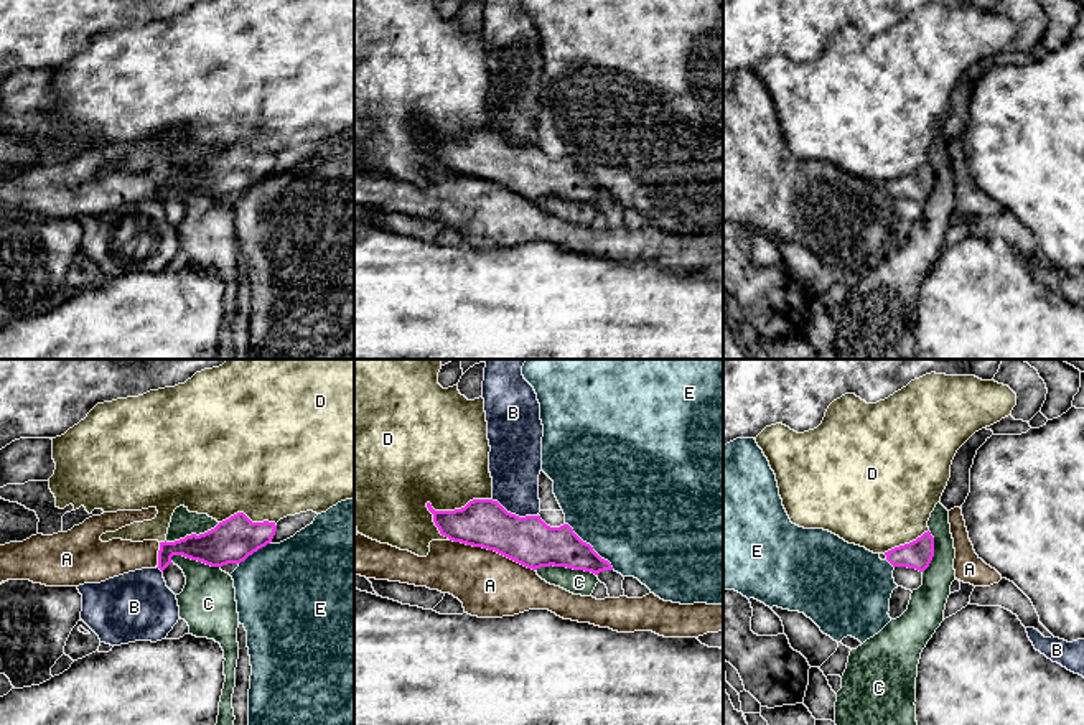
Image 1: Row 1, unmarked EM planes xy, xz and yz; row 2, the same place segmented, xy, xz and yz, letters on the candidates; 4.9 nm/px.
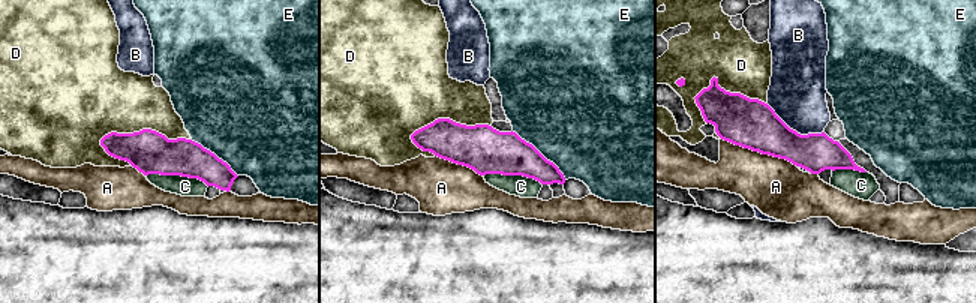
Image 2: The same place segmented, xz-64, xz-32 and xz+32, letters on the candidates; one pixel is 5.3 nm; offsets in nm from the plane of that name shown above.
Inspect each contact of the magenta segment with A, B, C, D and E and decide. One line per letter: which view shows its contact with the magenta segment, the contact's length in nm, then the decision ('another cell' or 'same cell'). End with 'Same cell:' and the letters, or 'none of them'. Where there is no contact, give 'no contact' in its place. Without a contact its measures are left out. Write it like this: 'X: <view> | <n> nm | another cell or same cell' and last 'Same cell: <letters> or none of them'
A: xz | 440 nm | another cell
B: xz | 240 nm | another cell
C: xz | 300 nm | another cell
D: xz | 340 nm | another cell
E: xz | 340 nm | another cell
Same cell: none of them

